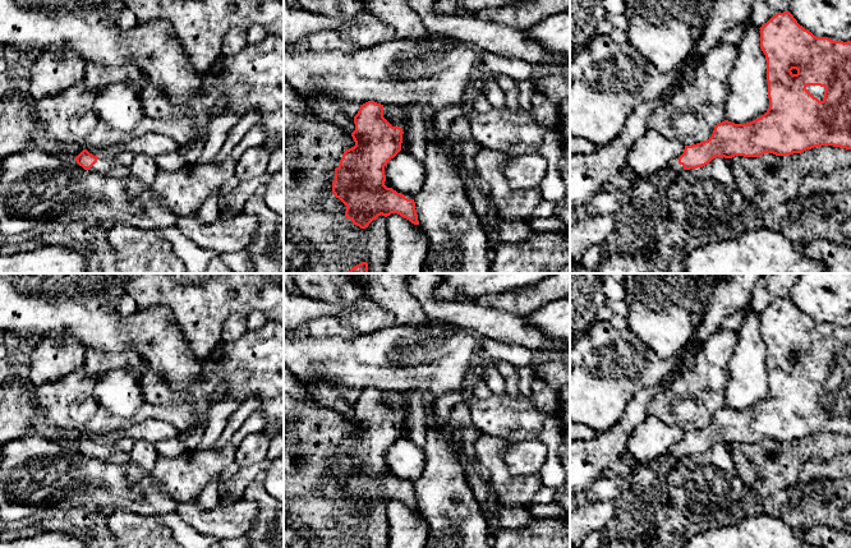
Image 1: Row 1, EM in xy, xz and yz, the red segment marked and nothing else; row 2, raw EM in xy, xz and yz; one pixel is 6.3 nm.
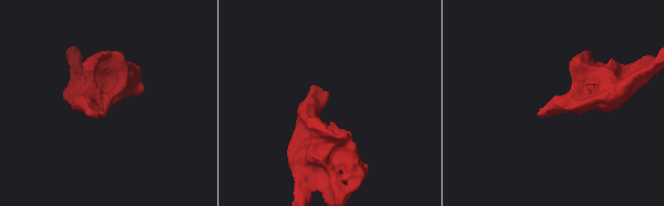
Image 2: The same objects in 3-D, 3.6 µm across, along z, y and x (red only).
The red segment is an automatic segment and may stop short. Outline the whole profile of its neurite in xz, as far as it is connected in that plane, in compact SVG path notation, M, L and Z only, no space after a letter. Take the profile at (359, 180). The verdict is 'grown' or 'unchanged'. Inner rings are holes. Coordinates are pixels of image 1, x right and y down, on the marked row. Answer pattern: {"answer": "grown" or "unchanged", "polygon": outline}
{"answer": "unchanged", "polygon": "M368 101L354 116L355 146L346 149L335 169L332 193L345 206L345 217L360 229L378 216L397 213L419 225L414 199L385 185L385 166L401 151L402 129L383 118L383 105Z"}

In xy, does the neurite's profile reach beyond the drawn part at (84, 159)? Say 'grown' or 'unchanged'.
grown

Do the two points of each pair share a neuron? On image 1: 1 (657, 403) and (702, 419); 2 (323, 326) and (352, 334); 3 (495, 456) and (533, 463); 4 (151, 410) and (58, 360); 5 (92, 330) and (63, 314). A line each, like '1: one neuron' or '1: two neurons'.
1: one neuron
2: one neuron
3: two neurons
4: two neurons
5: one neuron

